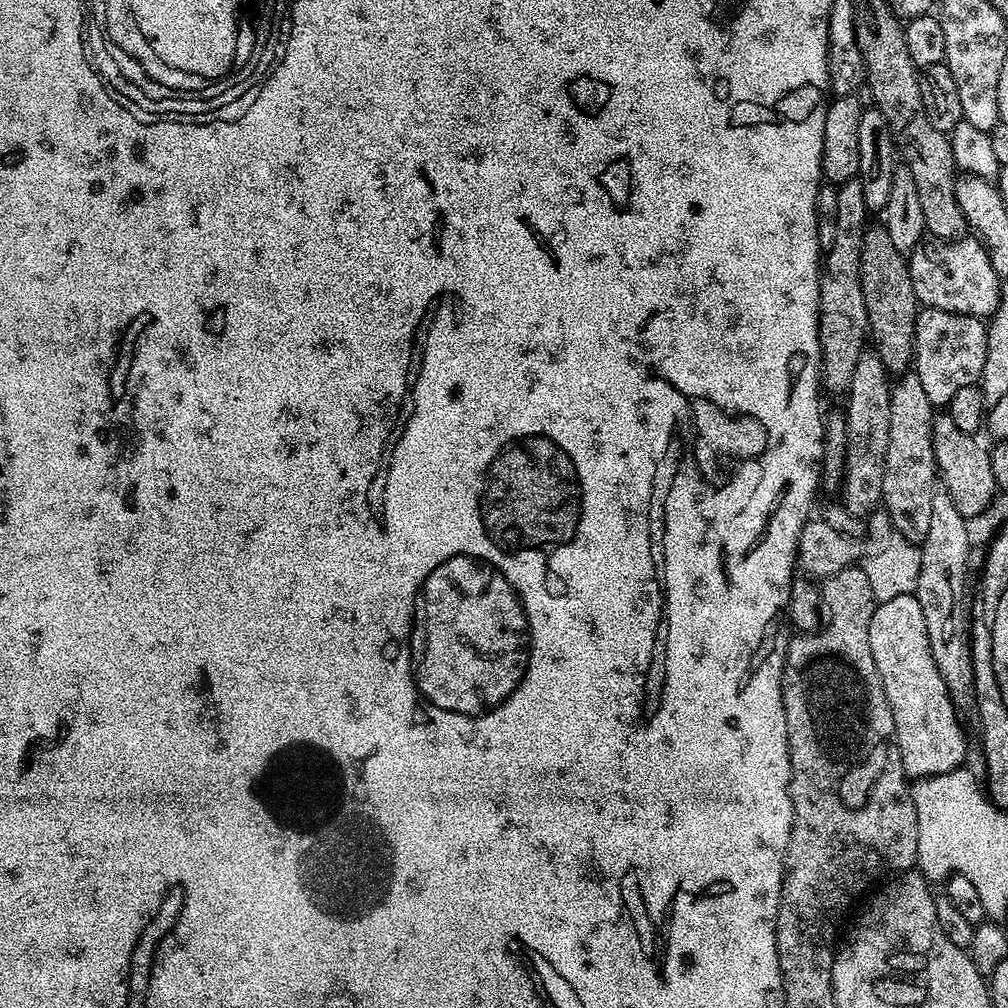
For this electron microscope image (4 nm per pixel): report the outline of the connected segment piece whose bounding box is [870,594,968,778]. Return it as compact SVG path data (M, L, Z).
M915 594L877 603L874 618L870 618L870 654L874 654L874 666L878 666L878 674L886 690L886 702L890 702L890 710L894 714L894 730L904 773L909 778L923 778L946 774L961 767L968 752L968 740L956 717L959 716L958 709L952 705L946 682L942 682L942 674L938 674L938 666L934 666L930 634L926 634L926 618Z

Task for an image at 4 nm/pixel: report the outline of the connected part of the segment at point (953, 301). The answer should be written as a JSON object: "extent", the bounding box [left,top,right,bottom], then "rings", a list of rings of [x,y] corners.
{"extent":[907,239,1001,317],"rings":[[[929,239],[911,249],[907,257],[914,294],[924,308],[937,308],[967,316],[991,317],[1000,301],[1001,276],[994,270],[988,250],[979,239]]]}

